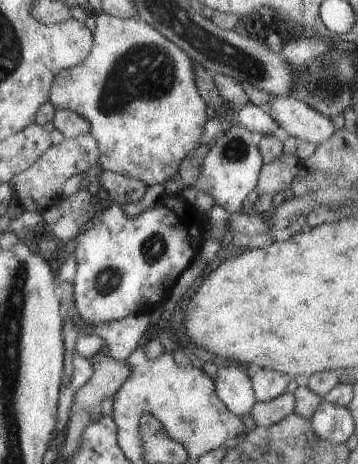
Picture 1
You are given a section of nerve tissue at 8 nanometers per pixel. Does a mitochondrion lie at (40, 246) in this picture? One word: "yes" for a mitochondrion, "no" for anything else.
no

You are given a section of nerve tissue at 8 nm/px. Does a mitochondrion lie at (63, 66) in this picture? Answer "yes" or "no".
no

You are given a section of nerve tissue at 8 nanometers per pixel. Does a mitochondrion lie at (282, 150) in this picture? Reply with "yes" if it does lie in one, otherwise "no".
no

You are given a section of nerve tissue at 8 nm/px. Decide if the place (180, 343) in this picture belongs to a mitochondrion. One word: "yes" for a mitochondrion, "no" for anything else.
no

